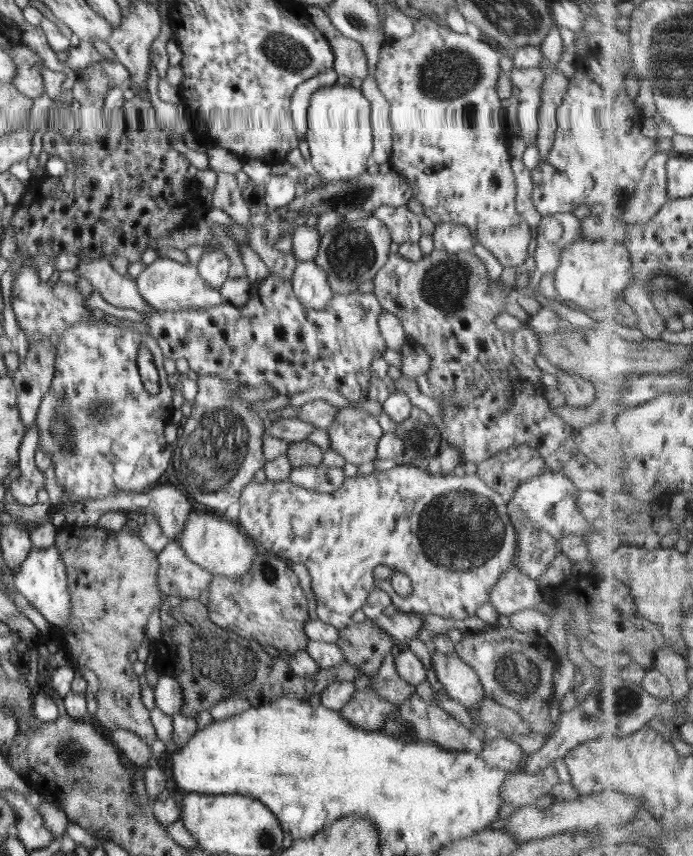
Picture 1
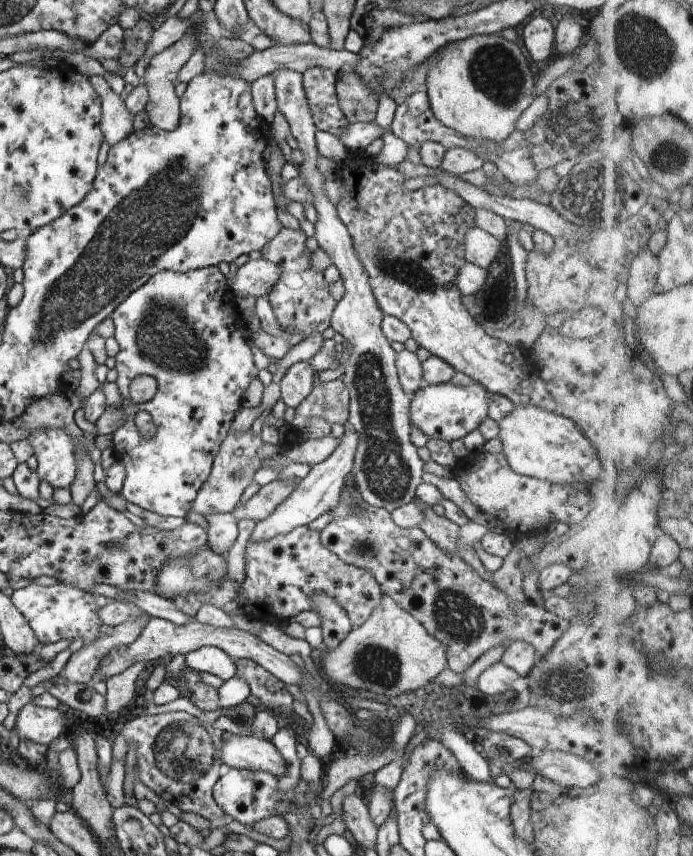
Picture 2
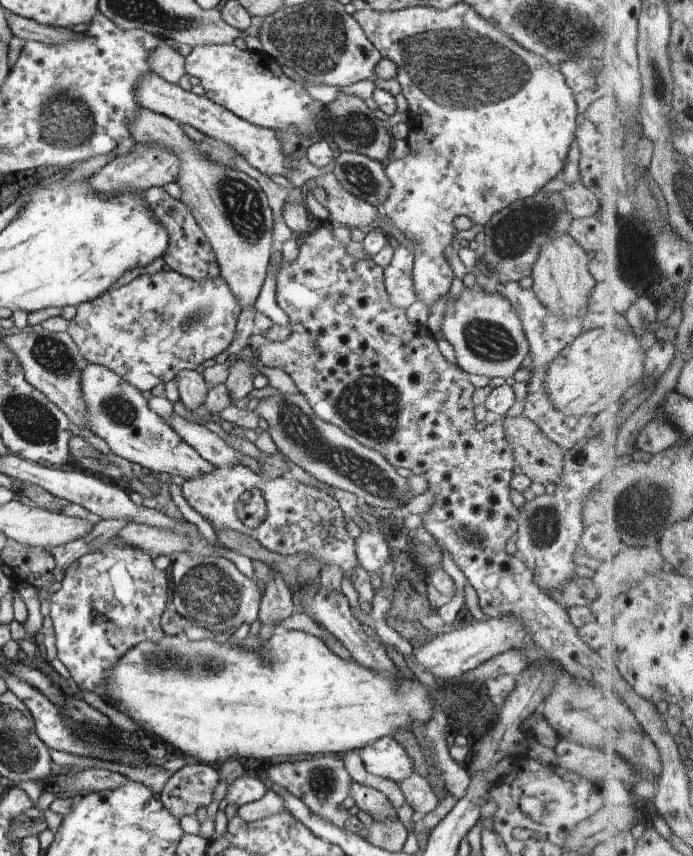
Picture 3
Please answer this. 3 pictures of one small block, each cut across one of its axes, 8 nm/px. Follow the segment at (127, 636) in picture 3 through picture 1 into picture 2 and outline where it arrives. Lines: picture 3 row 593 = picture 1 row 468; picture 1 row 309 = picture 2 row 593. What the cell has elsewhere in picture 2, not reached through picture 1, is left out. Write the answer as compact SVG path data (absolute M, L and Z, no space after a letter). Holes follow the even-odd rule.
M32 583L23 589L15 590L11 596L12 604L26 618L41 645L58 642L64 638L84 638L86 644L100 638L100 627L103 623L98 615L100 607L96 604L96 599L97 595L64 583L49 587Z

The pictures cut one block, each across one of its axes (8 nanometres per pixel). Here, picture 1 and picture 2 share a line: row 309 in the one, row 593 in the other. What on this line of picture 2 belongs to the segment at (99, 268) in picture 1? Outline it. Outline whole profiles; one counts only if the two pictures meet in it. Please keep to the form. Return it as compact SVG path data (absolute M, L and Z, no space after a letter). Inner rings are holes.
M138 591L132 596L122 596L122 598L118 598L118 601L132 602L150 617L162 618L174 624L182 625L190 620L189 616L174 606L171 599L162 598L156 593Z

